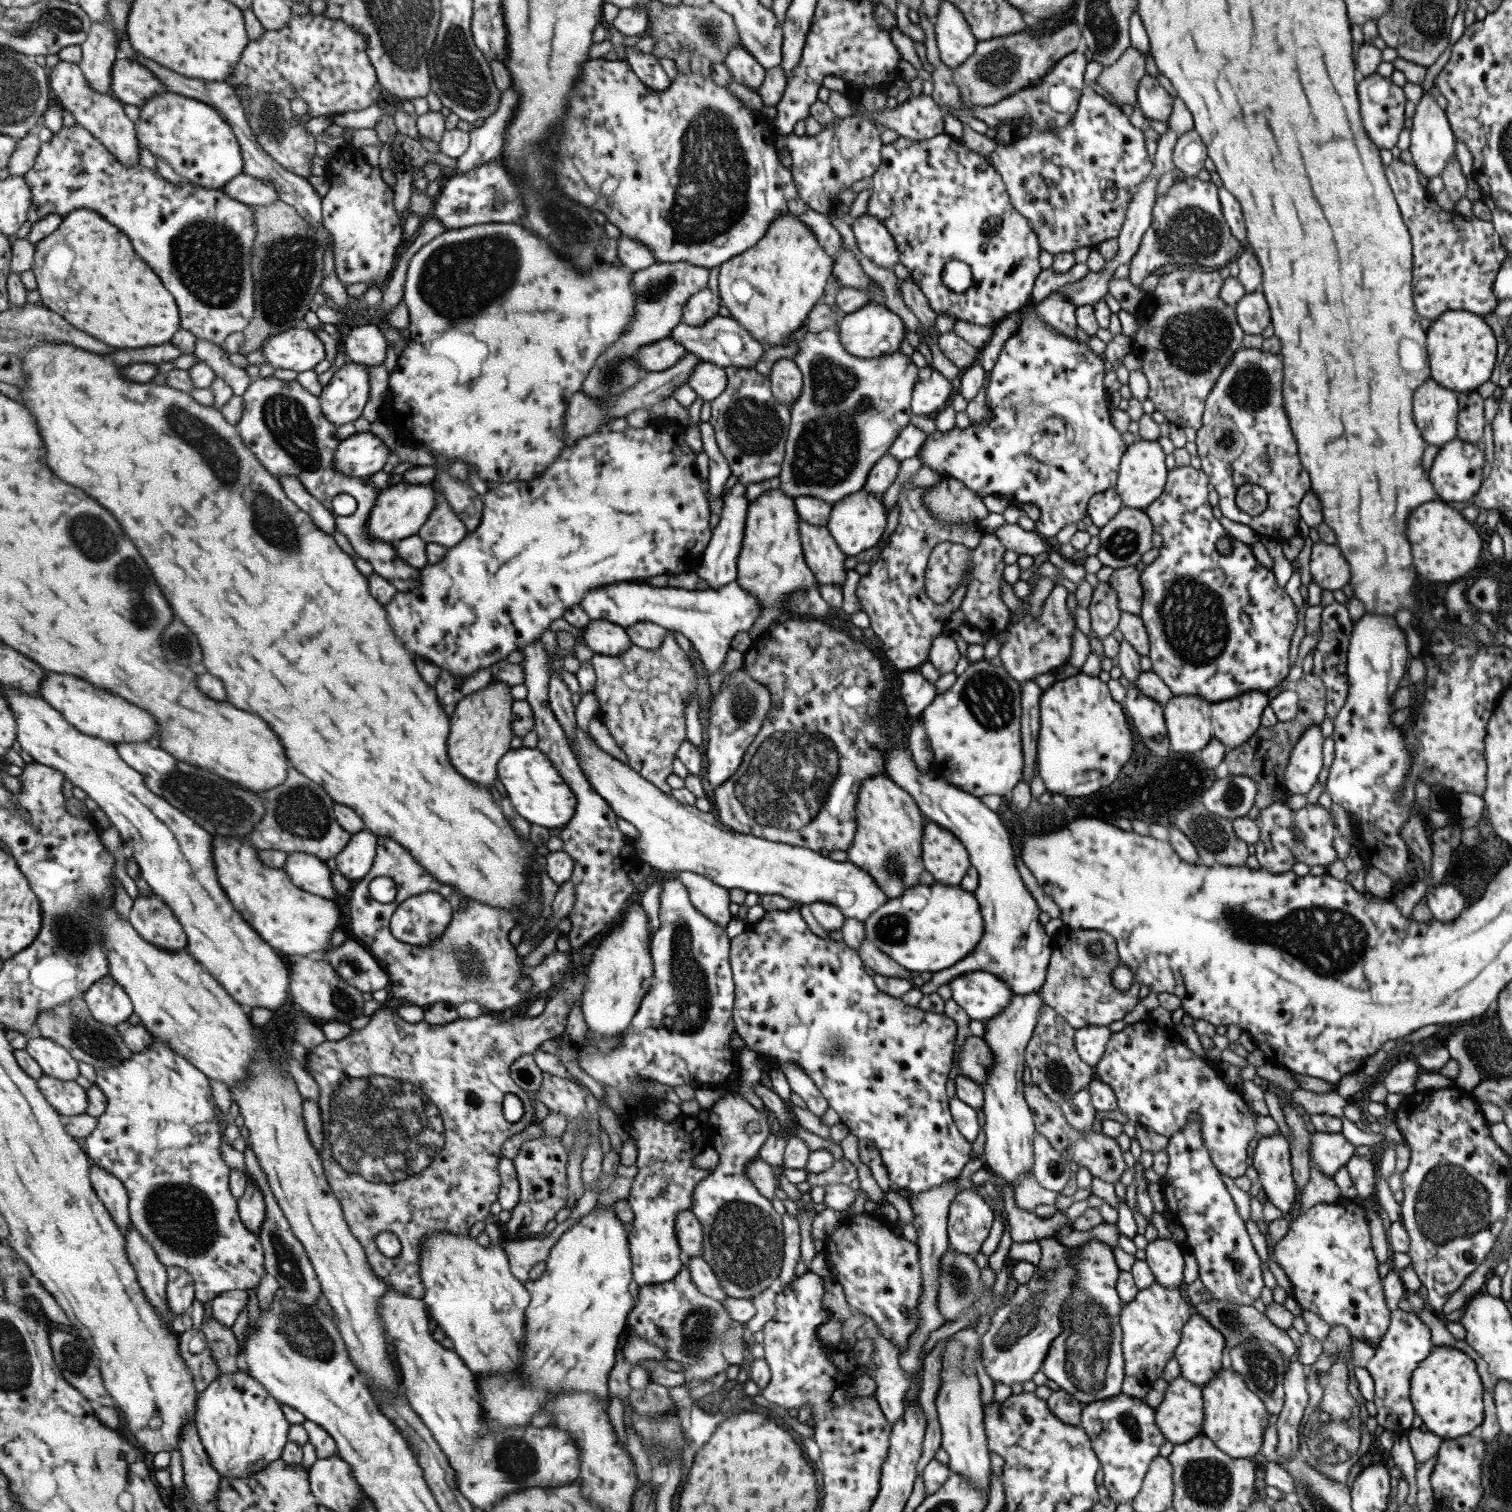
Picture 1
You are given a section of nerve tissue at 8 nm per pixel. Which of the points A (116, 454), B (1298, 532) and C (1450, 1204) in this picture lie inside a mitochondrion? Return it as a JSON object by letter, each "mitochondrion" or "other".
{"A":"other","B":"other","C":"mitochondrion"}

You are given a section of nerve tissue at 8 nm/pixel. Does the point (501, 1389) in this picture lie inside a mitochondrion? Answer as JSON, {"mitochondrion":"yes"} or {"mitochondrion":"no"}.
{"mitochondrion":"no"}

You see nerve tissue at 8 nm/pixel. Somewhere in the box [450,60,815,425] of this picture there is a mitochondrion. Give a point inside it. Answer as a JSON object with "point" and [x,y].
{"point":[712,194]}

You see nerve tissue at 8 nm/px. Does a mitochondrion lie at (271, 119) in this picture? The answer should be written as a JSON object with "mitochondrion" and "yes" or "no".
{"mitochondrion":"yes"}

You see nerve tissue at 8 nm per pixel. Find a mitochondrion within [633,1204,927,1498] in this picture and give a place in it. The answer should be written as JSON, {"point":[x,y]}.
{"point":[697,1335]}

